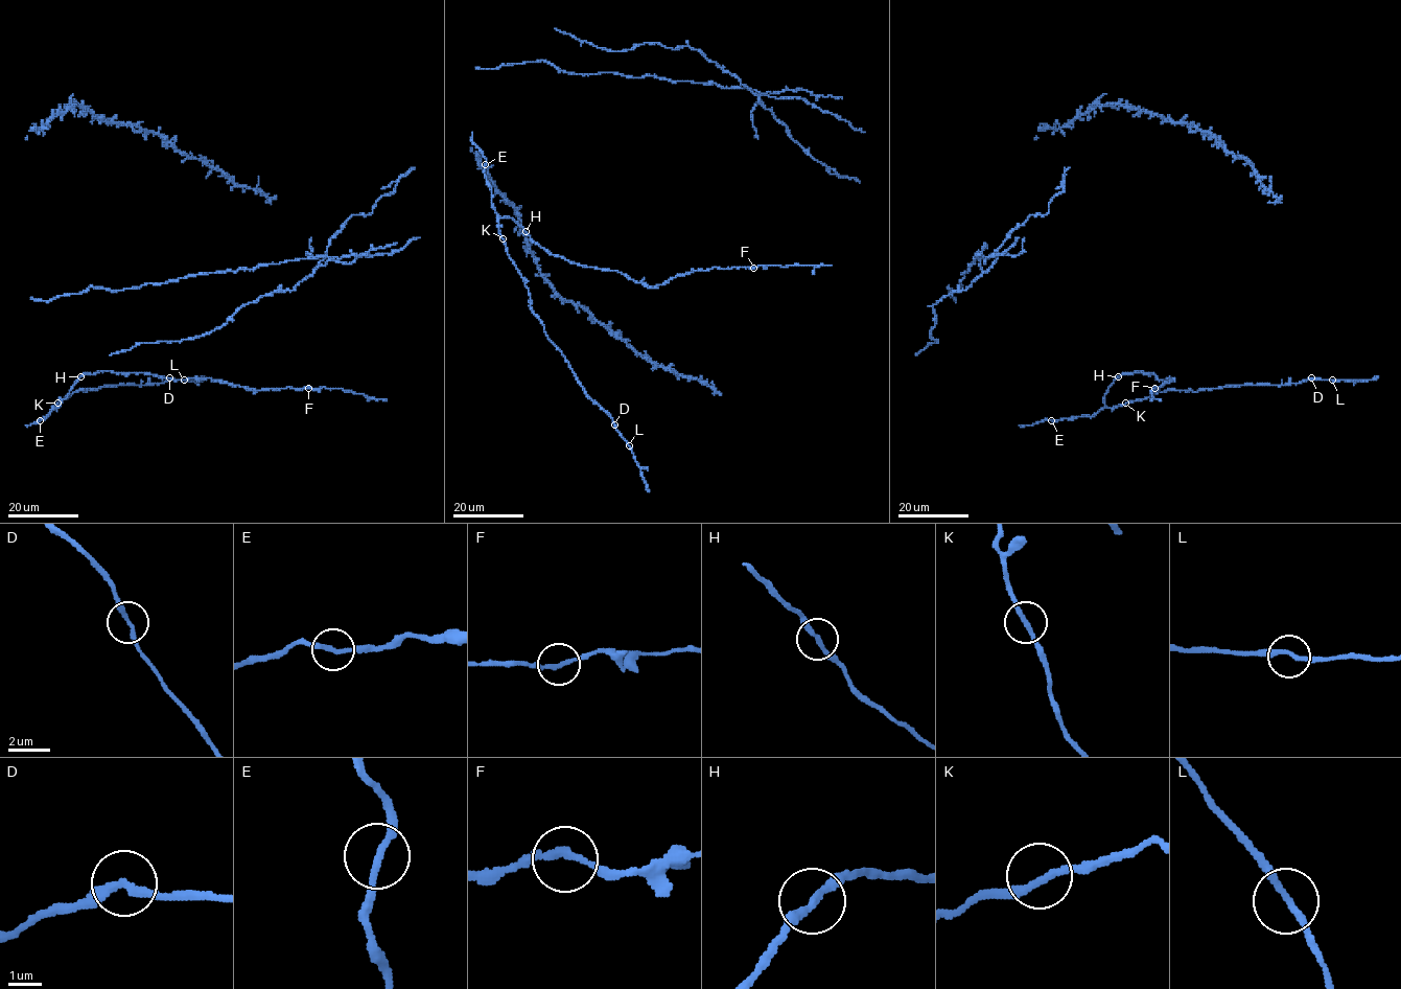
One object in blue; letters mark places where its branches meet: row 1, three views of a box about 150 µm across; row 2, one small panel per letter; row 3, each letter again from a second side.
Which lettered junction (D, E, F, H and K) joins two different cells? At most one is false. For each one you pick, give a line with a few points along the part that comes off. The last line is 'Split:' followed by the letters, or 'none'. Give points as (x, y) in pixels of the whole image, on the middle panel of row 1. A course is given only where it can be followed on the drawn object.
Split: none

